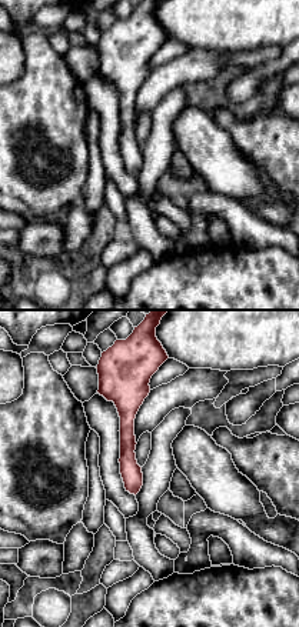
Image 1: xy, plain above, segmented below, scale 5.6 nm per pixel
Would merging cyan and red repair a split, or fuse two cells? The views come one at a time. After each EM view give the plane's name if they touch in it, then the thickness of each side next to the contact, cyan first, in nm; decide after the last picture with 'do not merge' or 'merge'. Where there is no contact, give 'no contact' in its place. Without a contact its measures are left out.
no contact

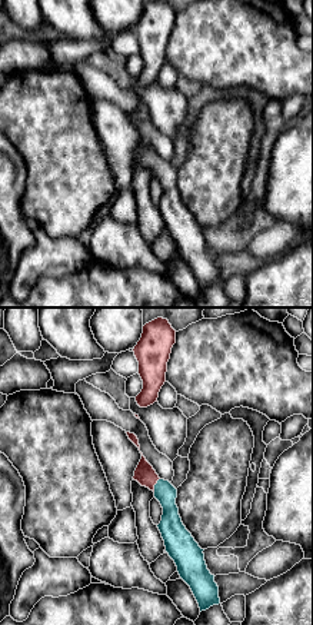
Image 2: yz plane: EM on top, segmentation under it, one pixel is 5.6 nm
contact in yz; calibres 140 and 120 nm

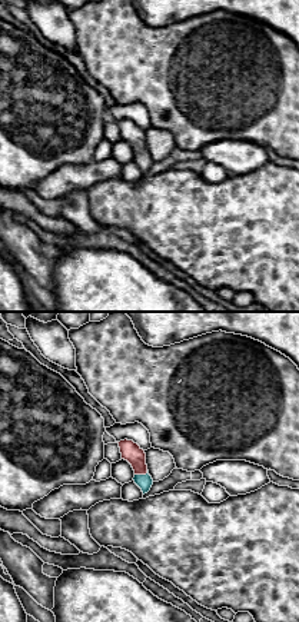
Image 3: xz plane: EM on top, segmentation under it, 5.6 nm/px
contact in xz; calibres 90 and 110 nm

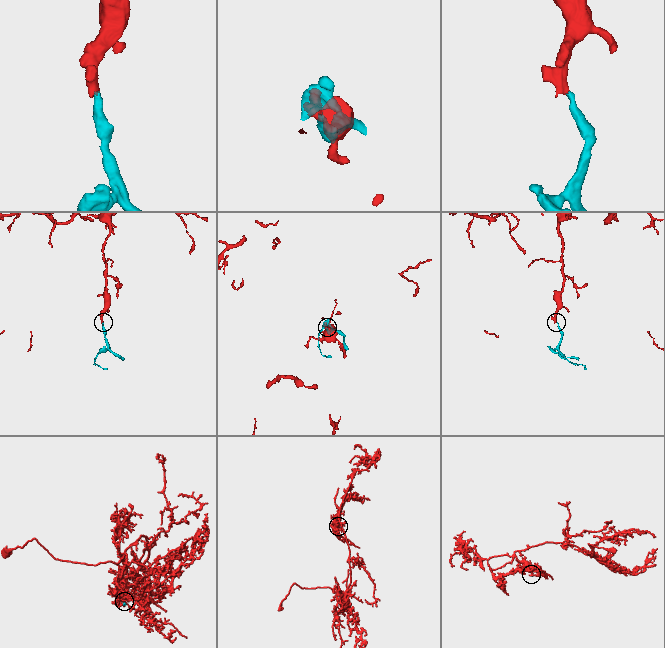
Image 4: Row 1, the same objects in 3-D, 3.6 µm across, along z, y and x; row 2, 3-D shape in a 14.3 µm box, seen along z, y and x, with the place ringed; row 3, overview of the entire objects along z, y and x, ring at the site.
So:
merge

